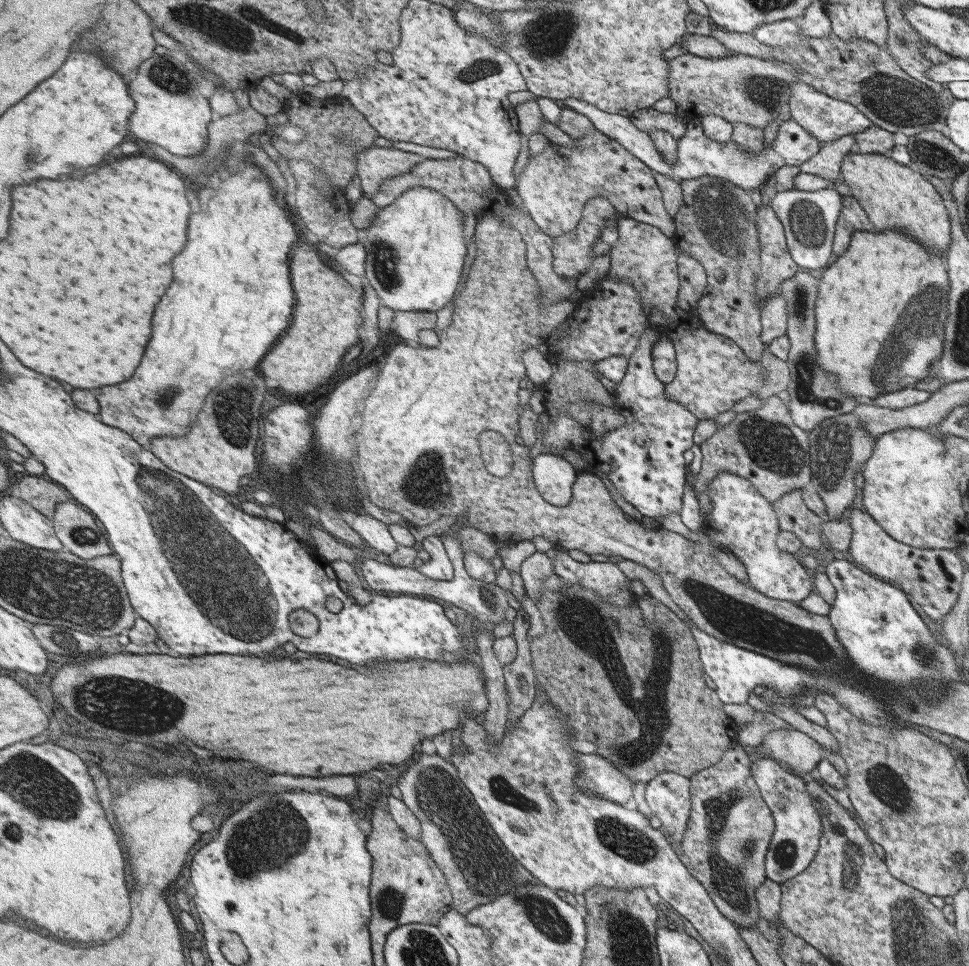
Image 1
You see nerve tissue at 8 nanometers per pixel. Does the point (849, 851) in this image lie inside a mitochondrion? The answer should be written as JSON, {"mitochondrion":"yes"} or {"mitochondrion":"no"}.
{"mitochondrion":"yes"}

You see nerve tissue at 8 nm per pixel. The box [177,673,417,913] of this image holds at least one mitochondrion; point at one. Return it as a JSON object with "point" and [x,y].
{"point":[264,838]}

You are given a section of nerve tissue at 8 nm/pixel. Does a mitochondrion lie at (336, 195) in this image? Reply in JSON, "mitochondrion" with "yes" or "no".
{"mitochondrion":"no"}

